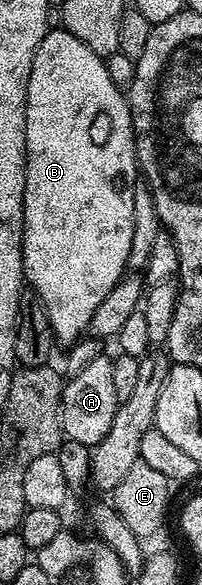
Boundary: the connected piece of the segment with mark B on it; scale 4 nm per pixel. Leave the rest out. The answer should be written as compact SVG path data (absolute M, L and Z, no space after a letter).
M60 27L50 28L43 43L35 51L35 59L31 63L31 79L27 83L27 99L25 100L25 194L23 195L23 235L21 236L21 262L25 268L23 274L28 288L34 289L43 303L53 328L54 338L58 342L72 343L88 330L91 319L95 315L95 307L107 299L111 287L118 285L126 276L128 251L131 249L132 235L132 201L130 190L121 189L117 180L122 177L129 183L136 182L139 177L137 168L137 142L133 140L133 120L129 114L129 102L126 94L115 83L111 83L111 75L107 75L105 58L95 55L87 43L79 43L75 35L71 35Z

